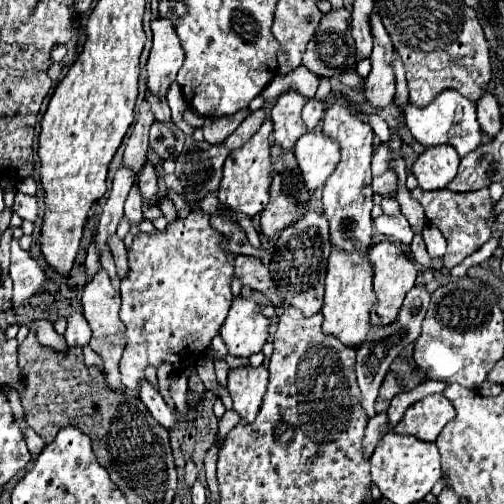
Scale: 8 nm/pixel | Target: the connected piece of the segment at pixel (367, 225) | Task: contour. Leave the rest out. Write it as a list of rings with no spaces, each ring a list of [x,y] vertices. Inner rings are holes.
[[[343,100],[331,104],[323,118],[323,134],[337,140],[341,148],[341,160],[323,188],[323,216],[329,220],[331,246],[345,252],[365,254],[371,248],[373,238],[373,190],[371,190],[371,152],[373,152],[373,130],[367,122],[361,122],[357,114],[345,108]]]

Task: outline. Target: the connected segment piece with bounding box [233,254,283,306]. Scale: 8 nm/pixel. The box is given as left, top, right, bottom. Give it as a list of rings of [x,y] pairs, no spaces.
[[[237,254],[233,260],[233,266],[235,266],[235,276],[241,280],[243,286],[249,286],[253,290],[261,290],[275,306],[283,304],[281,294],[275,292],[275,288],[273,288],[273,280],[269,276],[267,266],[259,258]]]

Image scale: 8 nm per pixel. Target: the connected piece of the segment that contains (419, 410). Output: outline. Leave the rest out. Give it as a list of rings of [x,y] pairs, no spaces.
[[[431,394],[407,408],[405,416],[393,428],[395,434],[413,434],[419,440],[435,442],[441,428],[453,420],[455,408],[443,394]]]

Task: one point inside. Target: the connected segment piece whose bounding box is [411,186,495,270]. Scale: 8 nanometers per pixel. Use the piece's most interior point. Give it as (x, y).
(465, 218)

